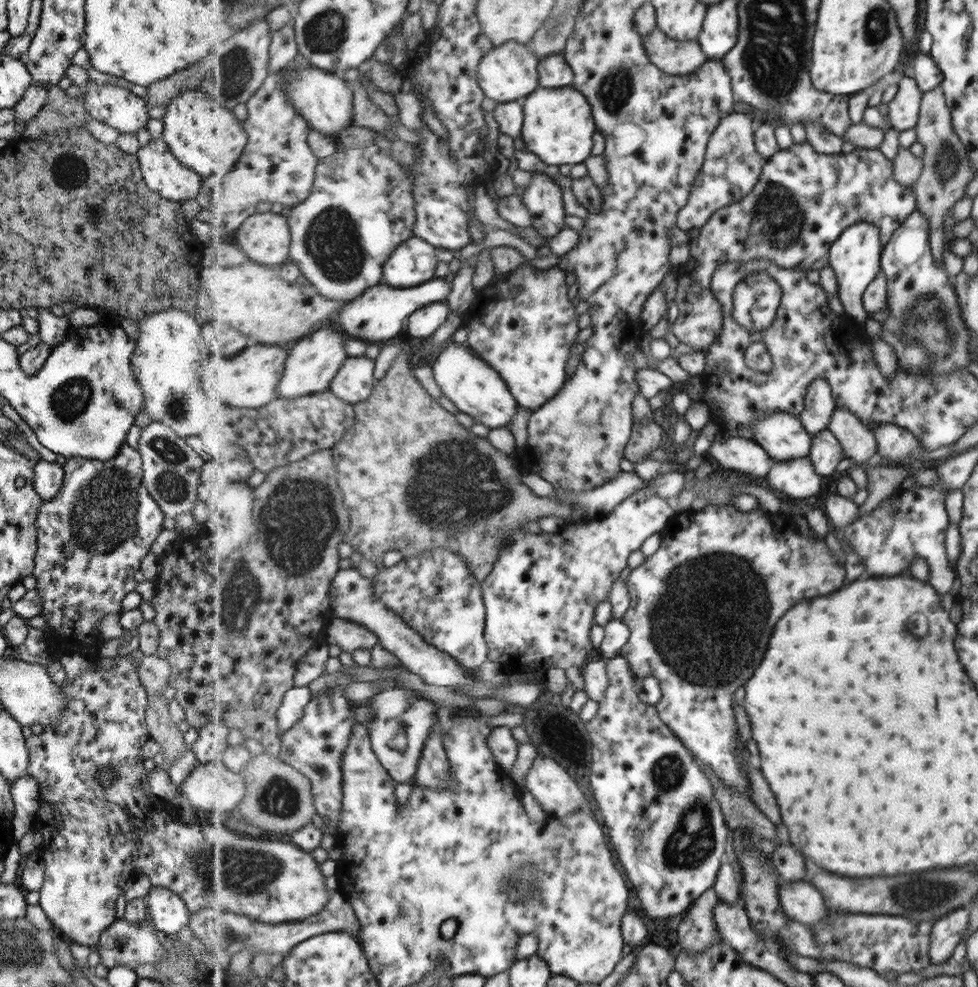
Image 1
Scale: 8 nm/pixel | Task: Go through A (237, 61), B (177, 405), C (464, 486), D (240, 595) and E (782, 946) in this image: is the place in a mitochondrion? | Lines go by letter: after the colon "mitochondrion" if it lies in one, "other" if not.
A: mitochondrion
B: mitochondrion
C: mitochondrion
D: mitochondrion
E: other

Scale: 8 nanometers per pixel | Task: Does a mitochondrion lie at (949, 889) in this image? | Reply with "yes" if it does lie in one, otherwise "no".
yes

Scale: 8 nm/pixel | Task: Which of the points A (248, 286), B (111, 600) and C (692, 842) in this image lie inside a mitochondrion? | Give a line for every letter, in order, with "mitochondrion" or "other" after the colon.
A: other
B: other
C: mitochondrion

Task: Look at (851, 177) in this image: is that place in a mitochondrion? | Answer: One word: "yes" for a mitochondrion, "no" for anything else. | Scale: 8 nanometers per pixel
no

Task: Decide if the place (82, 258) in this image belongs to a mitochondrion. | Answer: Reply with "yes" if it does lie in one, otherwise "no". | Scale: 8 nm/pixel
no

